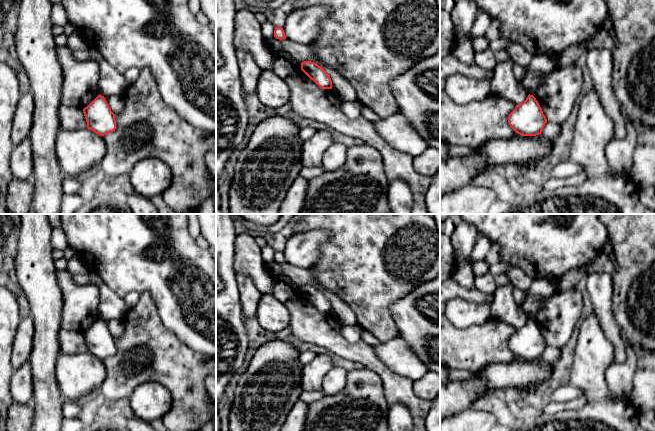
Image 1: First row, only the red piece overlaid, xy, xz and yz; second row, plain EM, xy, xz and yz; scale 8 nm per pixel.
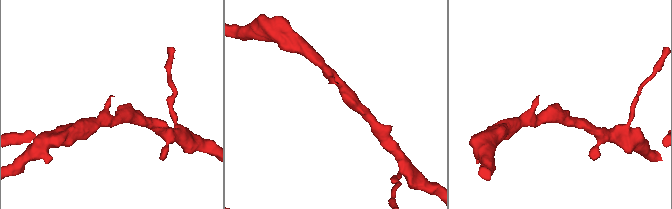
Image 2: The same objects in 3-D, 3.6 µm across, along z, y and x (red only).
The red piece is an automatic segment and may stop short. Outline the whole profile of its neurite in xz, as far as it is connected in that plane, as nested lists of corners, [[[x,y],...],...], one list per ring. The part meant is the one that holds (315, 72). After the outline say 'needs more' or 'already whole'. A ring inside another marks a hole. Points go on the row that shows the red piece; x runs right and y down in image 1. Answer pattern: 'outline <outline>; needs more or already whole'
outline [[[311,61],[301,63],[301,70],[322,89],[332,89],[332,81],[324,68]]]; already whole

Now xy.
outline [[[98,95],[87,107],[83,109],[87,128],[100,136],[115,131],[115,114],[111,111],[106,99]]]; already whole

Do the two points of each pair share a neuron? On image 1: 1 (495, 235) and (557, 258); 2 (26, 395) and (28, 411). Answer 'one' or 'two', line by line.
1: one
2: two

